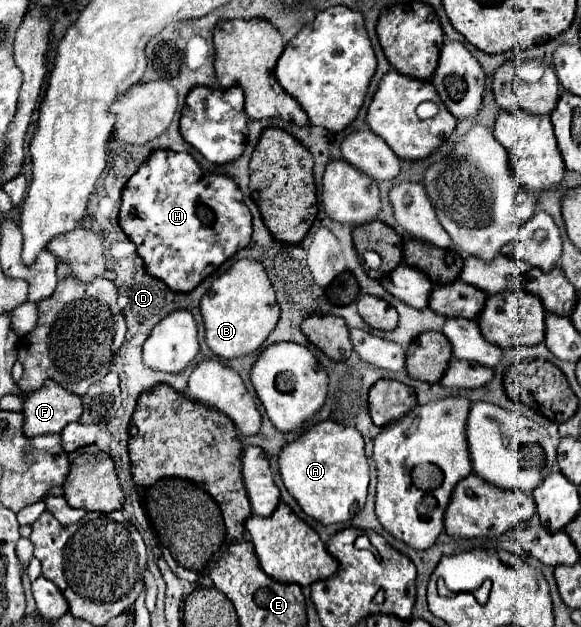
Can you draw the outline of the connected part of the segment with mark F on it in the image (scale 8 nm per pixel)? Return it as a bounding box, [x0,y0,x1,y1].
[24,382,82,434]

